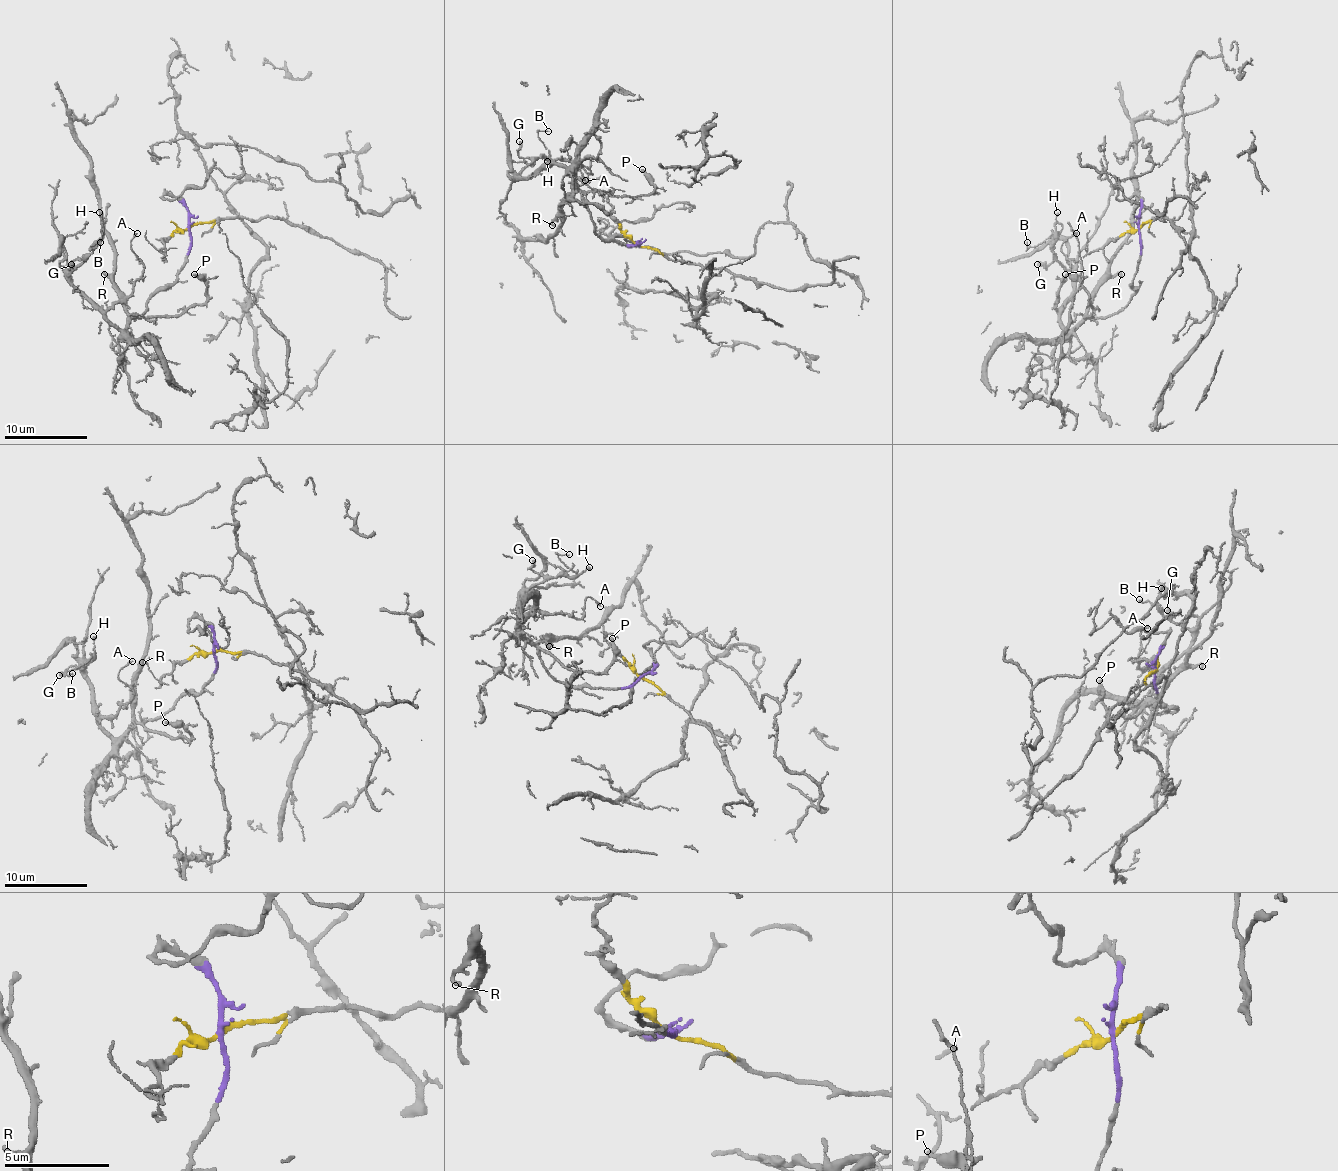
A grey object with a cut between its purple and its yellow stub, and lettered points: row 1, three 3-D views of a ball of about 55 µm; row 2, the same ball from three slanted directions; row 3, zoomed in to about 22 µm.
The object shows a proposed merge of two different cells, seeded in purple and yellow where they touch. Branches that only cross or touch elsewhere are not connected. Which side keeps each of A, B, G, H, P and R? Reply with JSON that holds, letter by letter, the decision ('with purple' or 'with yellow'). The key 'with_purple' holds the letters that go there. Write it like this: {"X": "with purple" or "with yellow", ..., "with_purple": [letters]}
{"A": "with purple", "B": "with purple", "G": "with purple", "H": "with purple", "P": "with purple", "R": "with purple", "with_purple": ["A", "B", "G", "H", "P", "R"]}

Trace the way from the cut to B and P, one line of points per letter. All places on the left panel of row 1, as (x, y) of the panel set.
B: (189, 227), (187, 262), (125, 328), (79, 291), (71, 274), (102, 235), (89, 247), (100, 241)
P: (189, 227), (187, 262), (135, 318), (181, 316), (204, 303), (206, 285), (193, 274)

